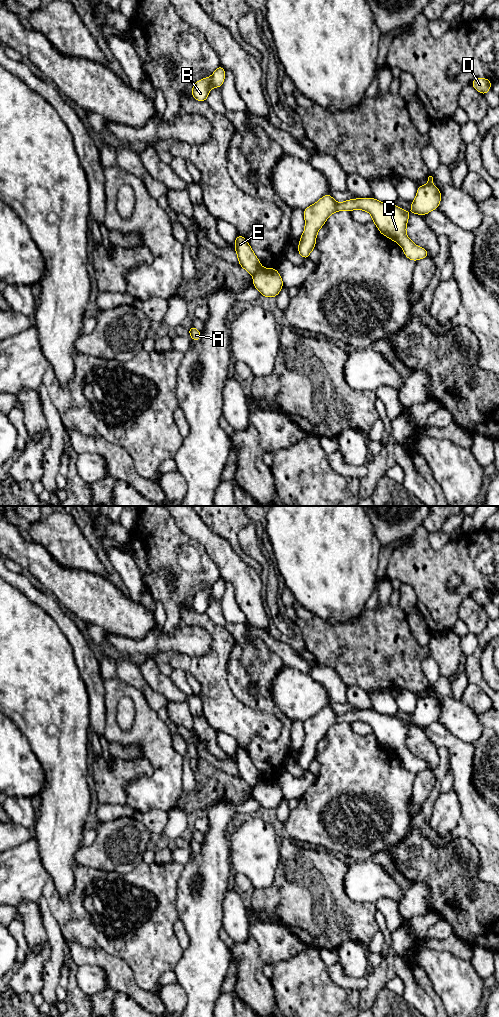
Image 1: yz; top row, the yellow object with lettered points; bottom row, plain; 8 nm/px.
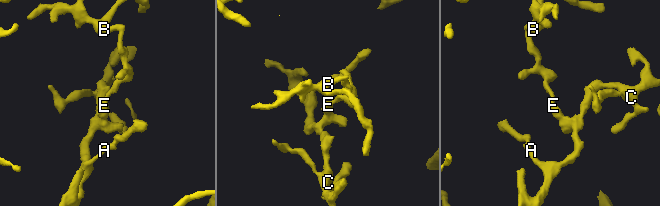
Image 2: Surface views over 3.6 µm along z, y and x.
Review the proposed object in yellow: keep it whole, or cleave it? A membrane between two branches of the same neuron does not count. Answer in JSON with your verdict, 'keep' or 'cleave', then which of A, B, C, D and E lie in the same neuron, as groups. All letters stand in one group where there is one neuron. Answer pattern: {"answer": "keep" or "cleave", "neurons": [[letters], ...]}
{"answer": "cleave", "neurons": [["A", "C", "D"], ["B", "E"]]}

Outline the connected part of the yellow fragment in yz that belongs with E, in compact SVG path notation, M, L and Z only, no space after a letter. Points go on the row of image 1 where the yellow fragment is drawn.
M238 234L234 241L234 245L239 265L250 274L255 274L261 268L261 264L251 249L248 241L242 235Z

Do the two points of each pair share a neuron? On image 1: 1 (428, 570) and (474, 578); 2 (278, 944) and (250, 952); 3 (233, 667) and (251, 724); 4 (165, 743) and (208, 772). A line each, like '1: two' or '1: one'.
1: one
2: two
3: two
4: two

